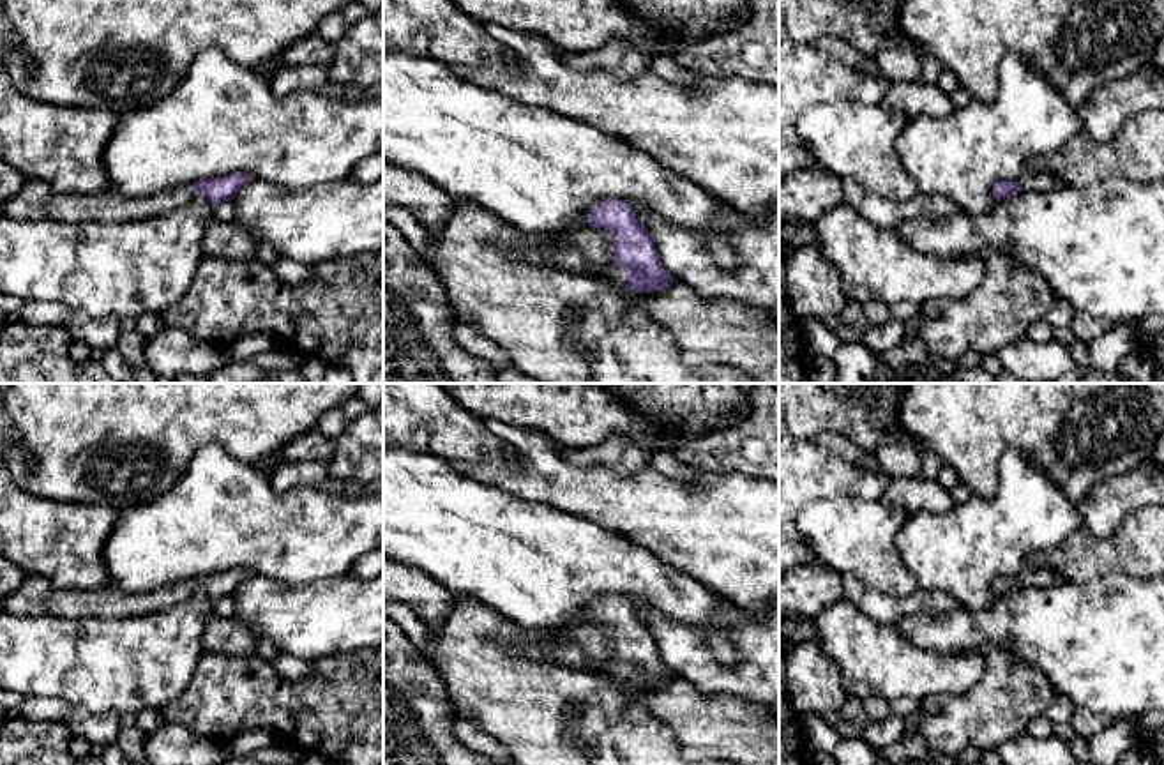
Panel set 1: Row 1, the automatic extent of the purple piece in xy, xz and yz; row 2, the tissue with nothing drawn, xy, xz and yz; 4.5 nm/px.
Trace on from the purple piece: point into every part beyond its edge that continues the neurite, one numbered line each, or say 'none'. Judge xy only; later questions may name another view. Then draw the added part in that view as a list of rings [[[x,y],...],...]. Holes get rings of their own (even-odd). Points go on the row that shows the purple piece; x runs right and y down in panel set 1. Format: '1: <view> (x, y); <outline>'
1: xy (36, 200); [[[25,178],[19,193],[4,201],[4,216],[12,219],[53,219],[60,223],[129,223],[164,216],[194,196],[193,187],[177,186],[145,198],[127,198],[111,191],[97,194],[57,194],[46,182]]]

